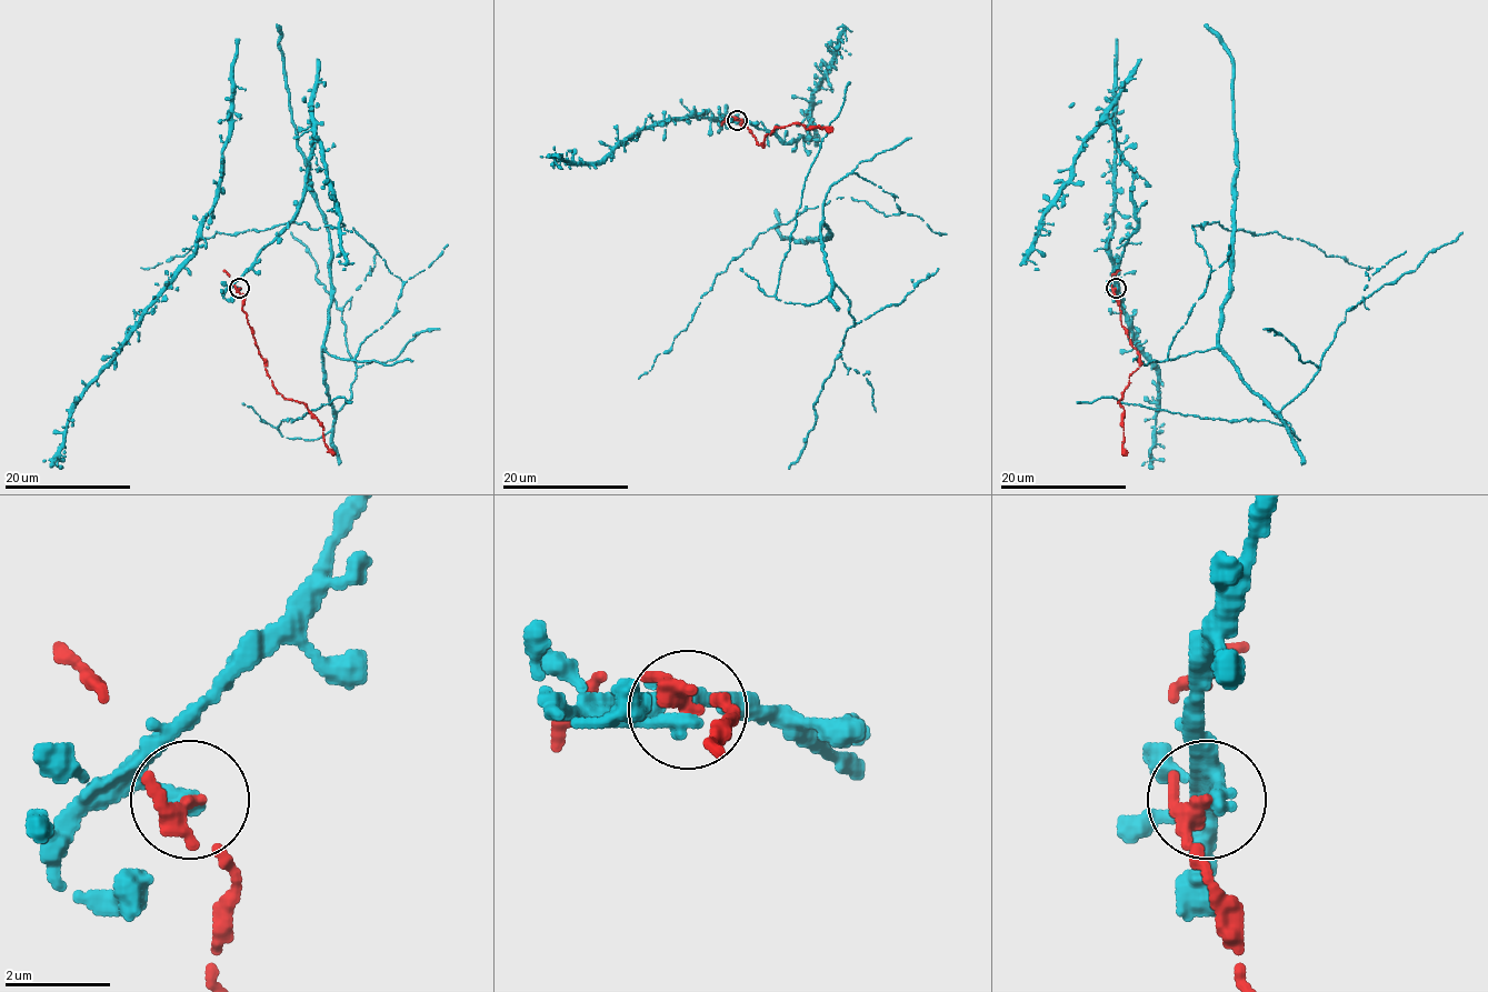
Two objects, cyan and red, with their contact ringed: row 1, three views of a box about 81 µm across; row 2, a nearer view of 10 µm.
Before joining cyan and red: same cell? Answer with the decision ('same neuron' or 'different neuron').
different neuron

